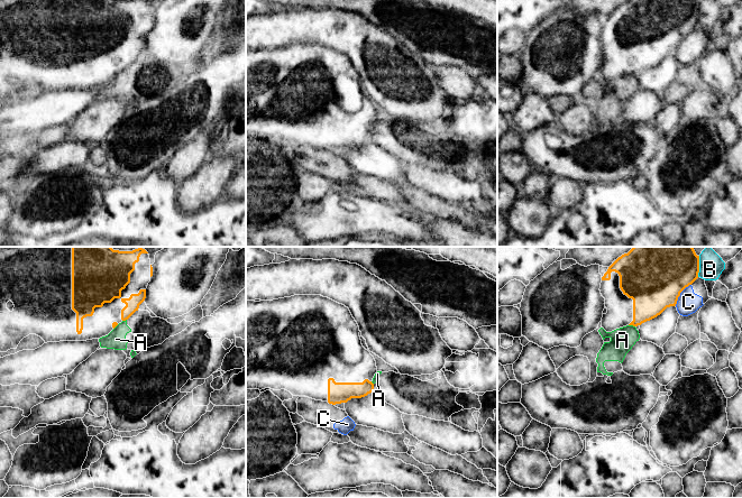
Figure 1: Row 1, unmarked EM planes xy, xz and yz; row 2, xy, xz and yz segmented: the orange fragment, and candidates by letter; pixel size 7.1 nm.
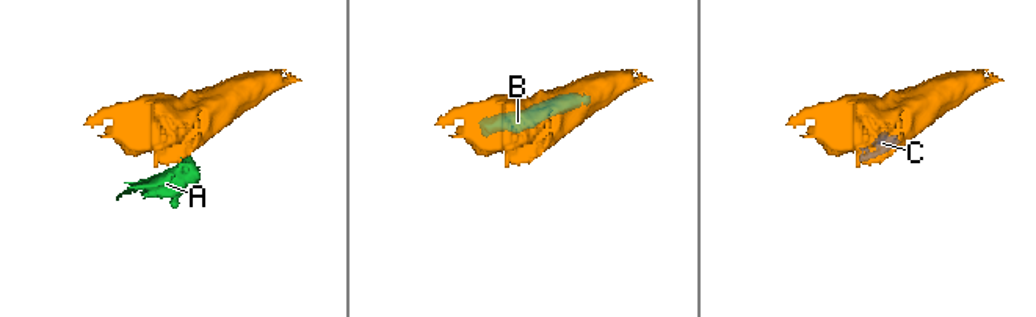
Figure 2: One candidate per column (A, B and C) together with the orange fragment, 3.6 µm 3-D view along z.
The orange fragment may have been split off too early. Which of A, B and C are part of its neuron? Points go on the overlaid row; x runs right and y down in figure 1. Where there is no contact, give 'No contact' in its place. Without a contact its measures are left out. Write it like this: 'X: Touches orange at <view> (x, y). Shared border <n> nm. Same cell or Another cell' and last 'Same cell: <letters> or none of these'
A: Touches orange at yz (632, 324). Shared border 50 nm. Another cell
B: Touches orange at yz (698, 266). Shared border 150 nm. Another cell
C: Touches orange at yz (679, 294). Shared border 200 nm. Another cell
Same cell: none of these

